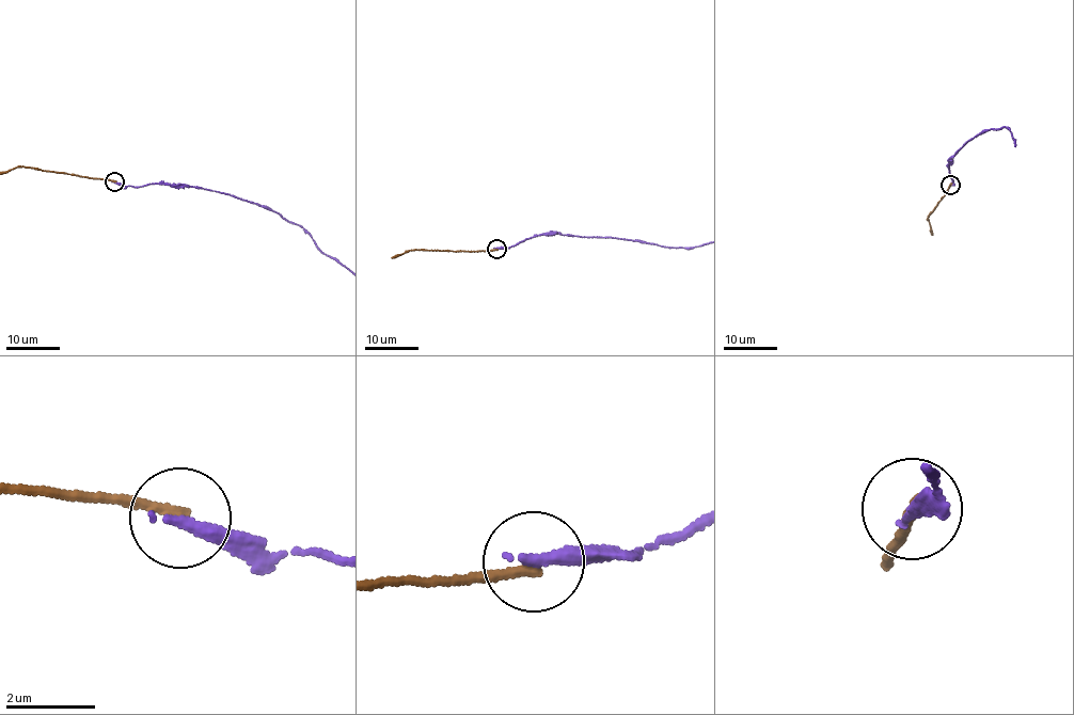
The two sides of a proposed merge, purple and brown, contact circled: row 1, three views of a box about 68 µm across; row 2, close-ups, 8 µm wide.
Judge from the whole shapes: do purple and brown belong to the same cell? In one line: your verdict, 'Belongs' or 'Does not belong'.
Does not belong

